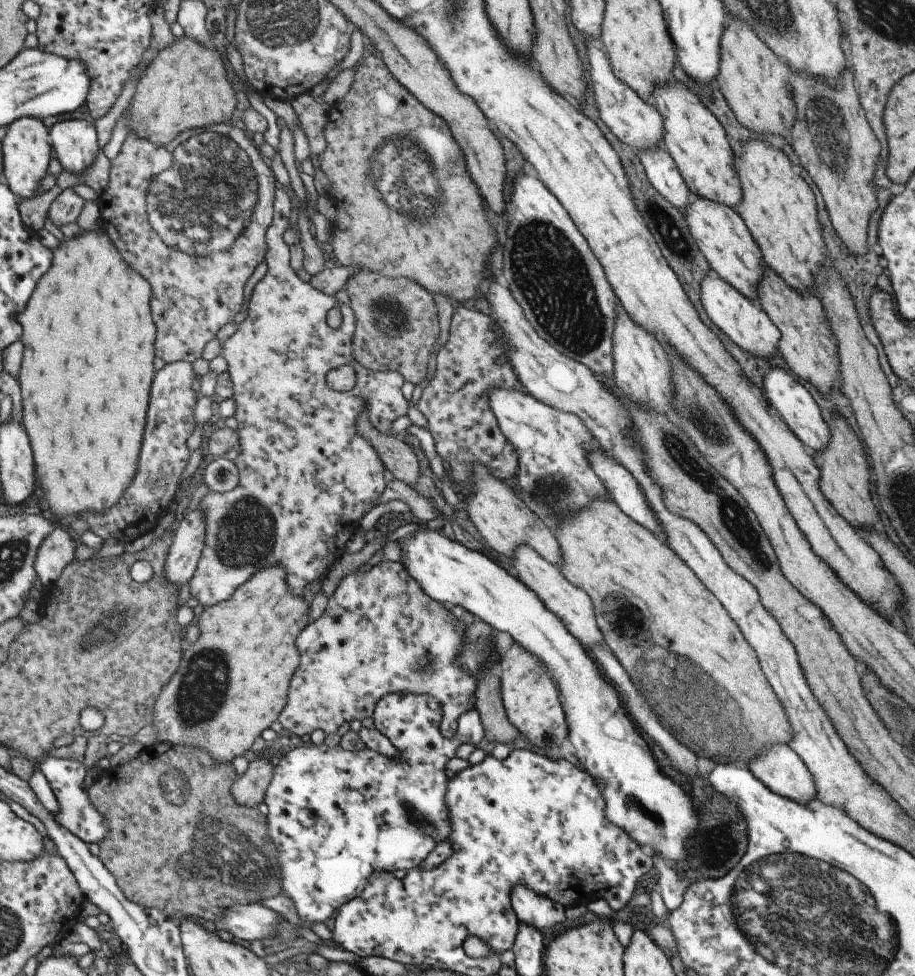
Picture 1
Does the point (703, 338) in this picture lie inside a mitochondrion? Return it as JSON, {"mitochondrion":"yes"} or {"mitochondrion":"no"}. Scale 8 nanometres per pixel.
{"mitochondrion":"no"}

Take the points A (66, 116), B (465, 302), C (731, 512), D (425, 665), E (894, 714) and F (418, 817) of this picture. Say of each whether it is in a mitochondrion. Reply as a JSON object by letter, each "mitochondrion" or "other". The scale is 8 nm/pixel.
{"A":"other","B":"other","C":"mitochondrion","D":"mitochondrion","E":"mitochondrion","F":"mitochondrion"}

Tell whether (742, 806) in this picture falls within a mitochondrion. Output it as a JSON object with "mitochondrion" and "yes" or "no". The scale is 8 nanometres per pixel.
{"mitochondrion":"no"}

